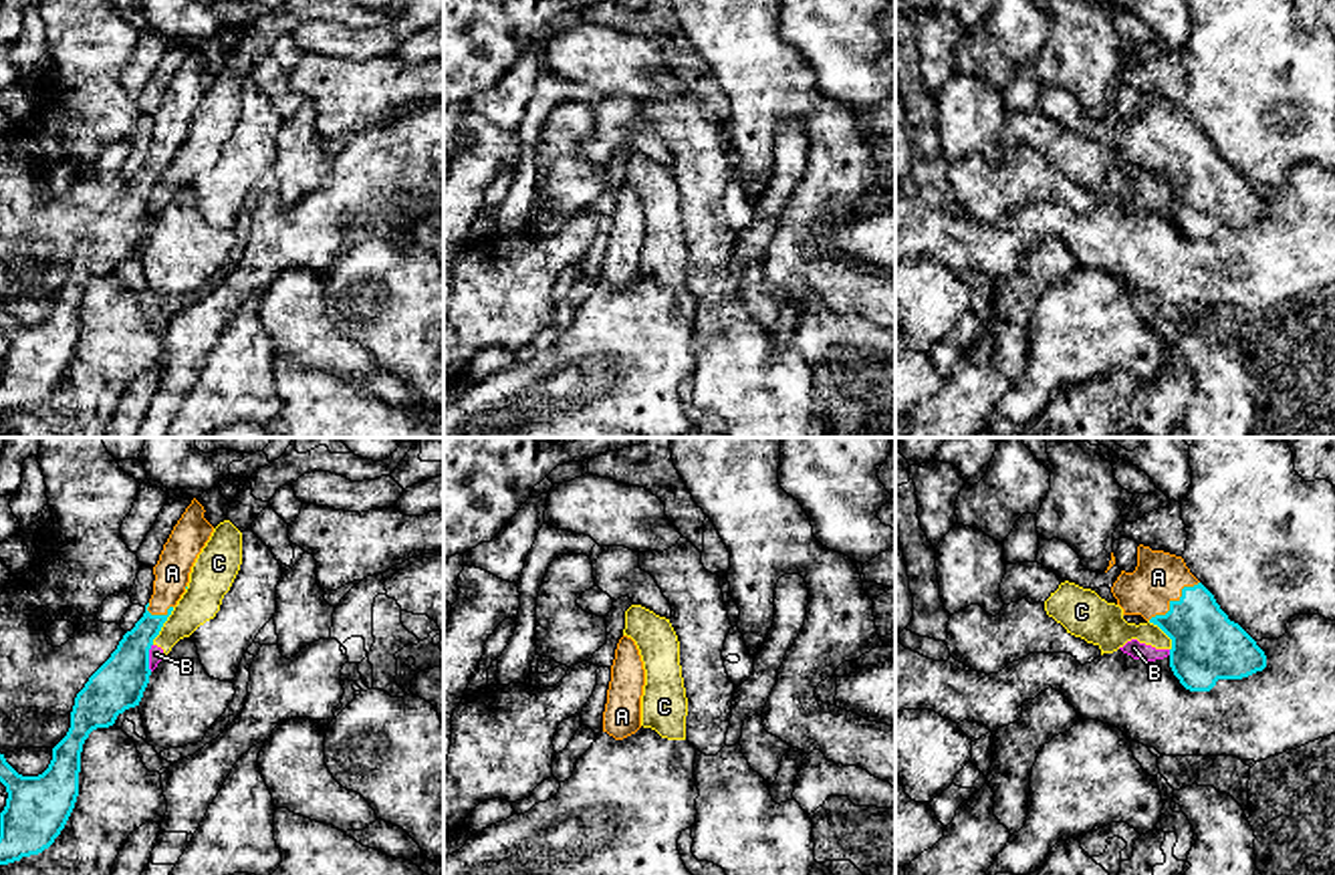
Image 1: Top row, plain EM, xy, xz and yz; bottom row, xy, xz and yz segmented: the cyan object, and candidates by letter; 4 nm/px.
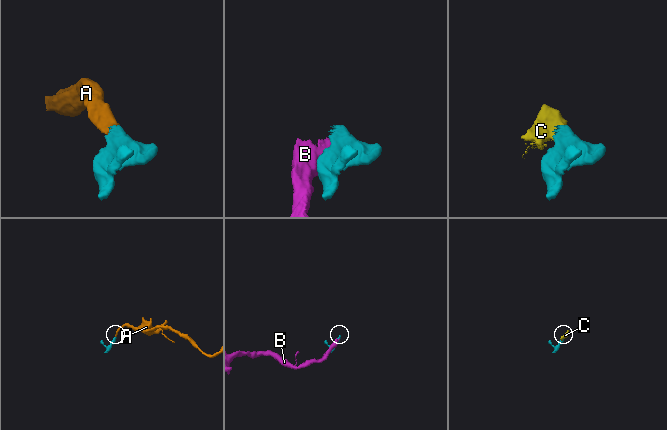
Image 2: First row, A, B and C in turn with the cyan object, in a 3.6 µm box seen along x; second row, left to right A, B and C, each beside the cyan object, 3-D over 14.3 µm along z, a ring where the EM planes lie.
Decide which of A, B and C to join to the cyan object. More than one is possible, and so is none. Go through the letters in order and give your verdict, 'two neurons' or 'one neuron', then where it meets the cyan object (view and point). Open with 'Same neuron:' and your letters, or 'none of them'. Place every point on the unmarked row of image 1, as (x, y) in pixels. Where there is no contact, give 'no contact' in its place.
Same neuron: A
A: one neuron; contact yz (1172, 150)
B: two neurons; contact xy (148, 206)
C: two neurons; contact xy (162, 174)

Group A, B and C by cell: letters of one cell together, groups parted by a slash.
A / B C

